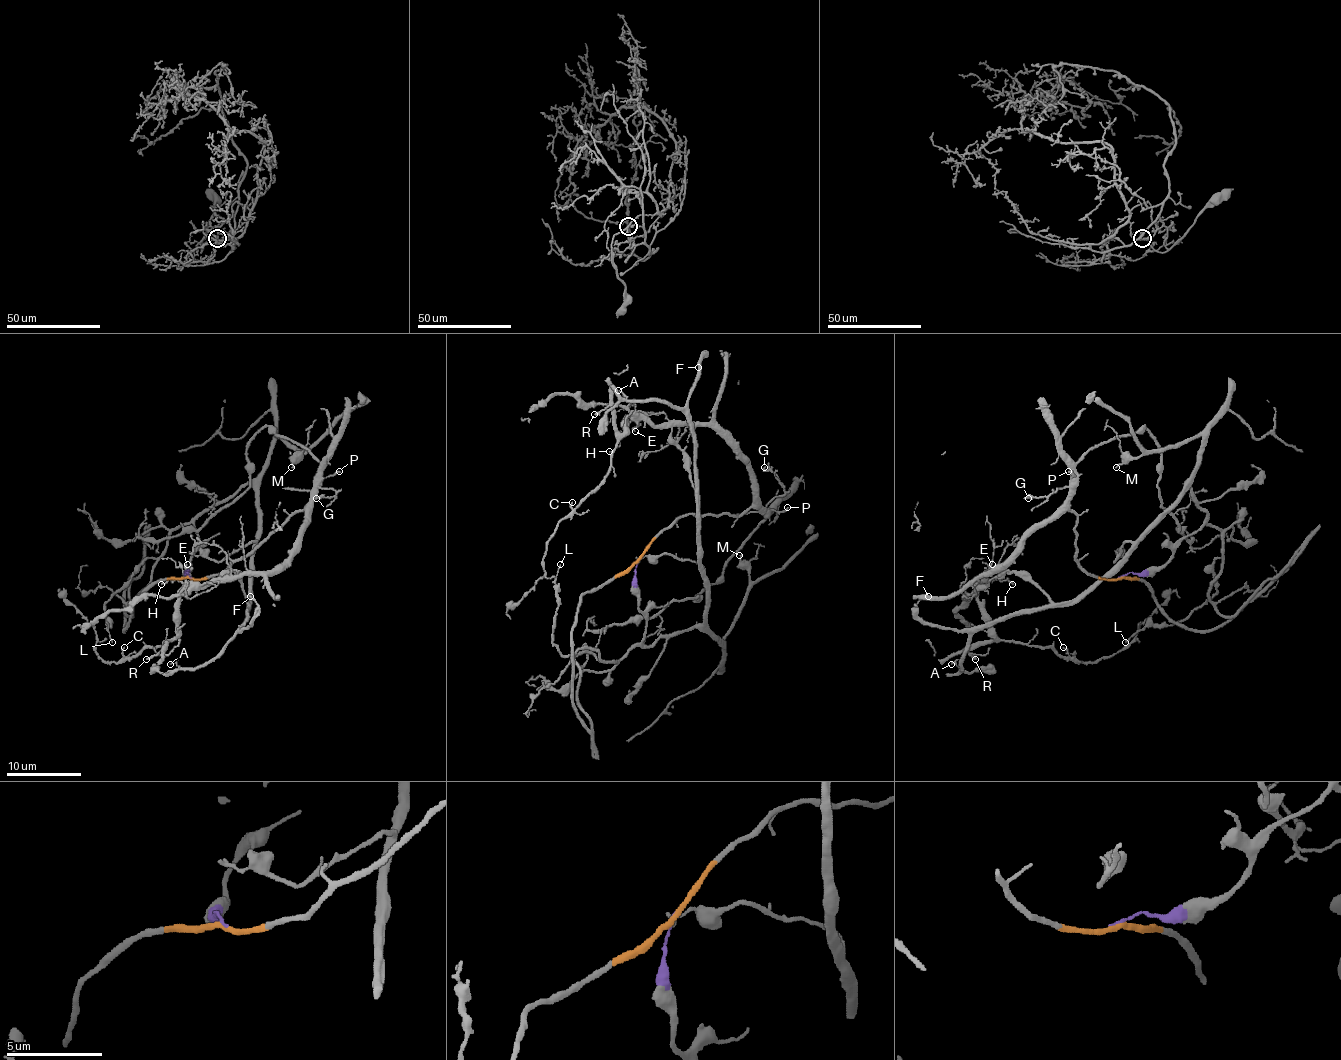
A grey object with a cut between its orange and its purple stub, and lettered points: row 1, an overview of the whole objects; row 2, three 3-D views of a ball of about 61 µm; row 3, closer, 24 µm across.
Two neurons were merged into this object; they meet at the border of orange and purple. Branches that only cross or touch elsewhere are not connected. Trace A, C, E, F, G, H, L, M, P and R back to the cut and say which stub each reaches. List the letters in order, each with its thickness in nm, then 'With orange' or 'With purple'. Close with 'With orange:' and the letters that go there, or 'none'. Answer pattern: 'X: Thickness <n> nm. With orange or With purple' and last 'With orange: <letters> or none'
A: Thickness 90 nm. With purple
C: Thickness 130 nm. With orange
E: Thickness 140 nm. With orange
F: Thickness 160 nm. With purple
G: Thickness 170 nm. With orange
H: Thickness 120 nm. With orange
L: Thickness 110 nm. With purple
M: Thickness 150 nm. With purple
P: Thickness 150 nm. With orange
R: Thickness 200 nm. With orange
With orange: C, E, G, H, P, R

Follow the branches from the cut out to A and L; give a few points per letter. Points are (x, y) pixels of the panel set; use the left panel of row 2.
A: (190, 575), (194, 523), (248, 484), (257, 510), (244, 622), (209, 661), (169, 663)
L: (190, 575), (196, 527), (181, 523), (167, 547), (156, 558), (147, 558), (106, 603), (111, 643)

